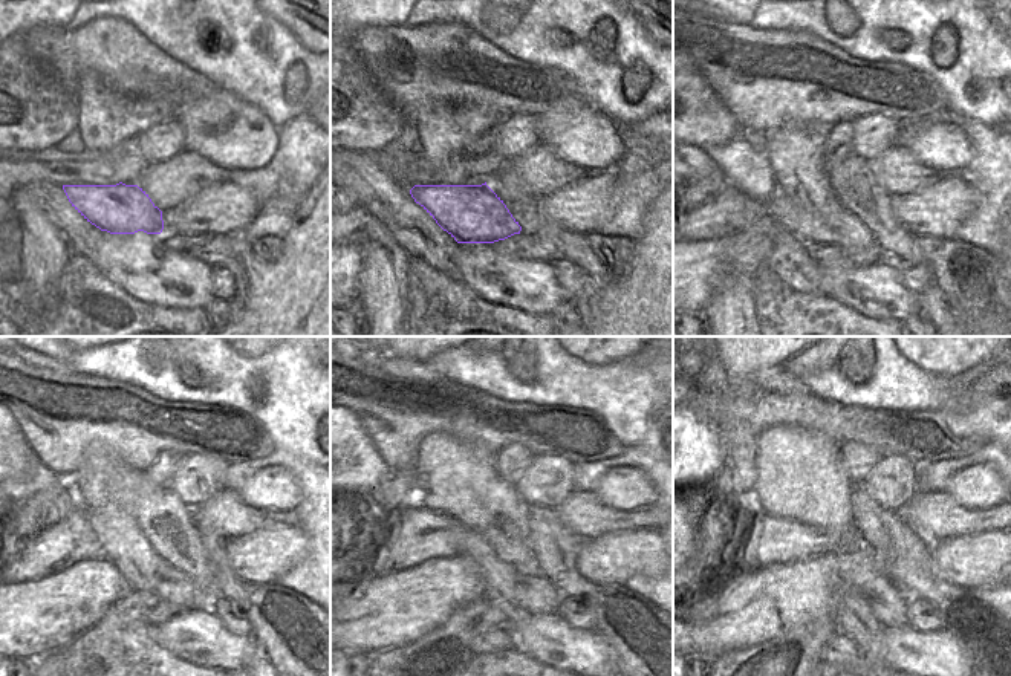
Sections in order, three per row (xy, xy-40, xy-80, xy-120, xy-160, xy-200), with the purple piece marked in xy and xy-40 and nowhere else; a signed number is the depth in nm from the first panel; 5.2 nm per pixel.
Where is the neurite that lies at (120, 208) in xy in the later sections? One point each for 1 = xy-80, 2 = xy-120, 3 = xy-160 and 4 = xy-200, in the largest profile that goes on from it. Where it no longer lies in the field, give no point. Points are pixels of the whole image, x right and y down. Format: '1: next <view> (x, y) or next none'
1: next xy-80 (809, 210)
2: next xy-120 (123, 542)
3: next xy-160 (536, 595)
4: next xy-200 (889, 604)

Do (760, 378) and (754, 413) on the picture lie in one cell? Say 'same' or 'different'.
different

